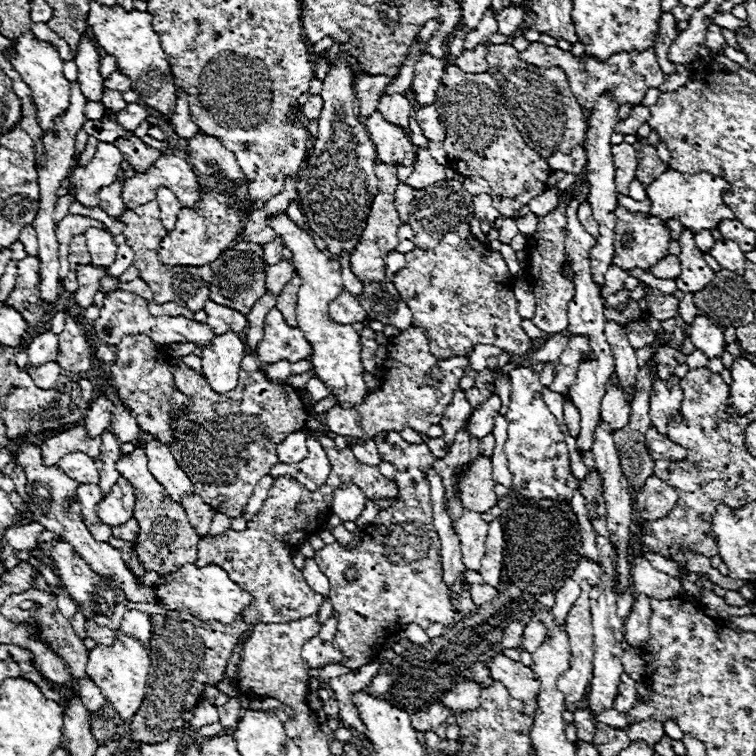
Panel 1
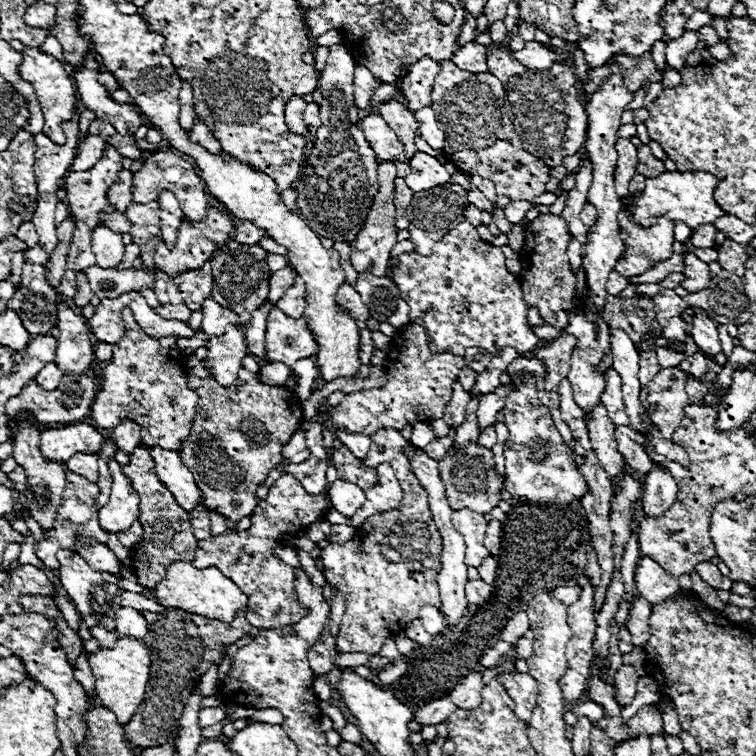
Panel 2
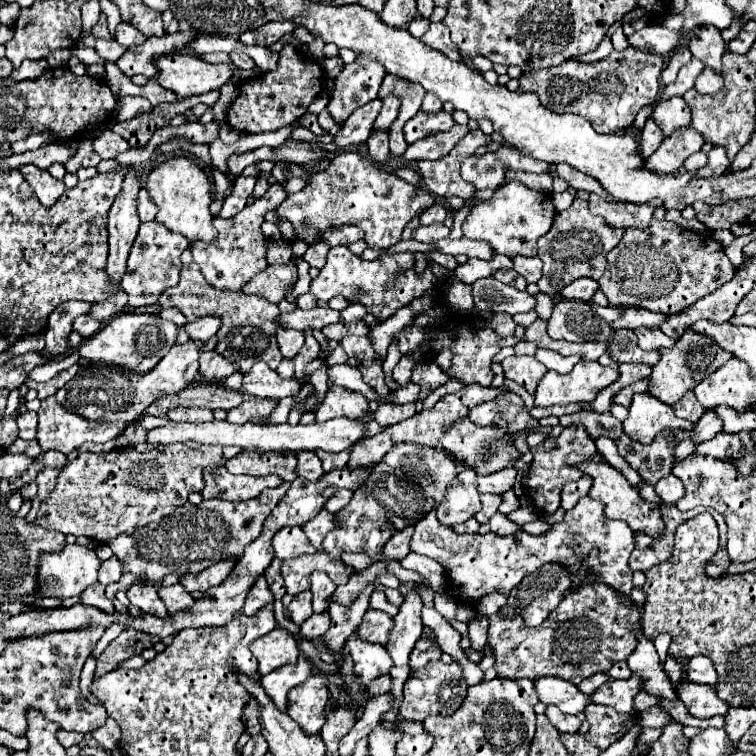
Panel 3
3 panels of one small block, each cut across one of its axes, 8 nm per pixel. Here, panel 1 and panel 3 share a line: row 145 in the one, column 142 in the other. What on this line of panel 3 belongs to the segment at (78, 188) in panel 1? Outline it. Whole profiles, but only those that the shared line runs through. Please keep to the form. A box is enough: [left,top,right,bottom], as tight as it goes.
[116,96,152,120]

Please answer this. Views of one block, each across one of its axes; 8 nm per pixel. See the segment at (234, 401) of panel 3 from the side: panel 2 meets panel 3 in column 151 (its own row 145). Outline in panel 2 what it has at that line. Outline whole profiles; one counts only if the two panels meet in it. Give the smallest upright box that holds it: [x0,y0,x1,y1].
[378,100,418,158]

